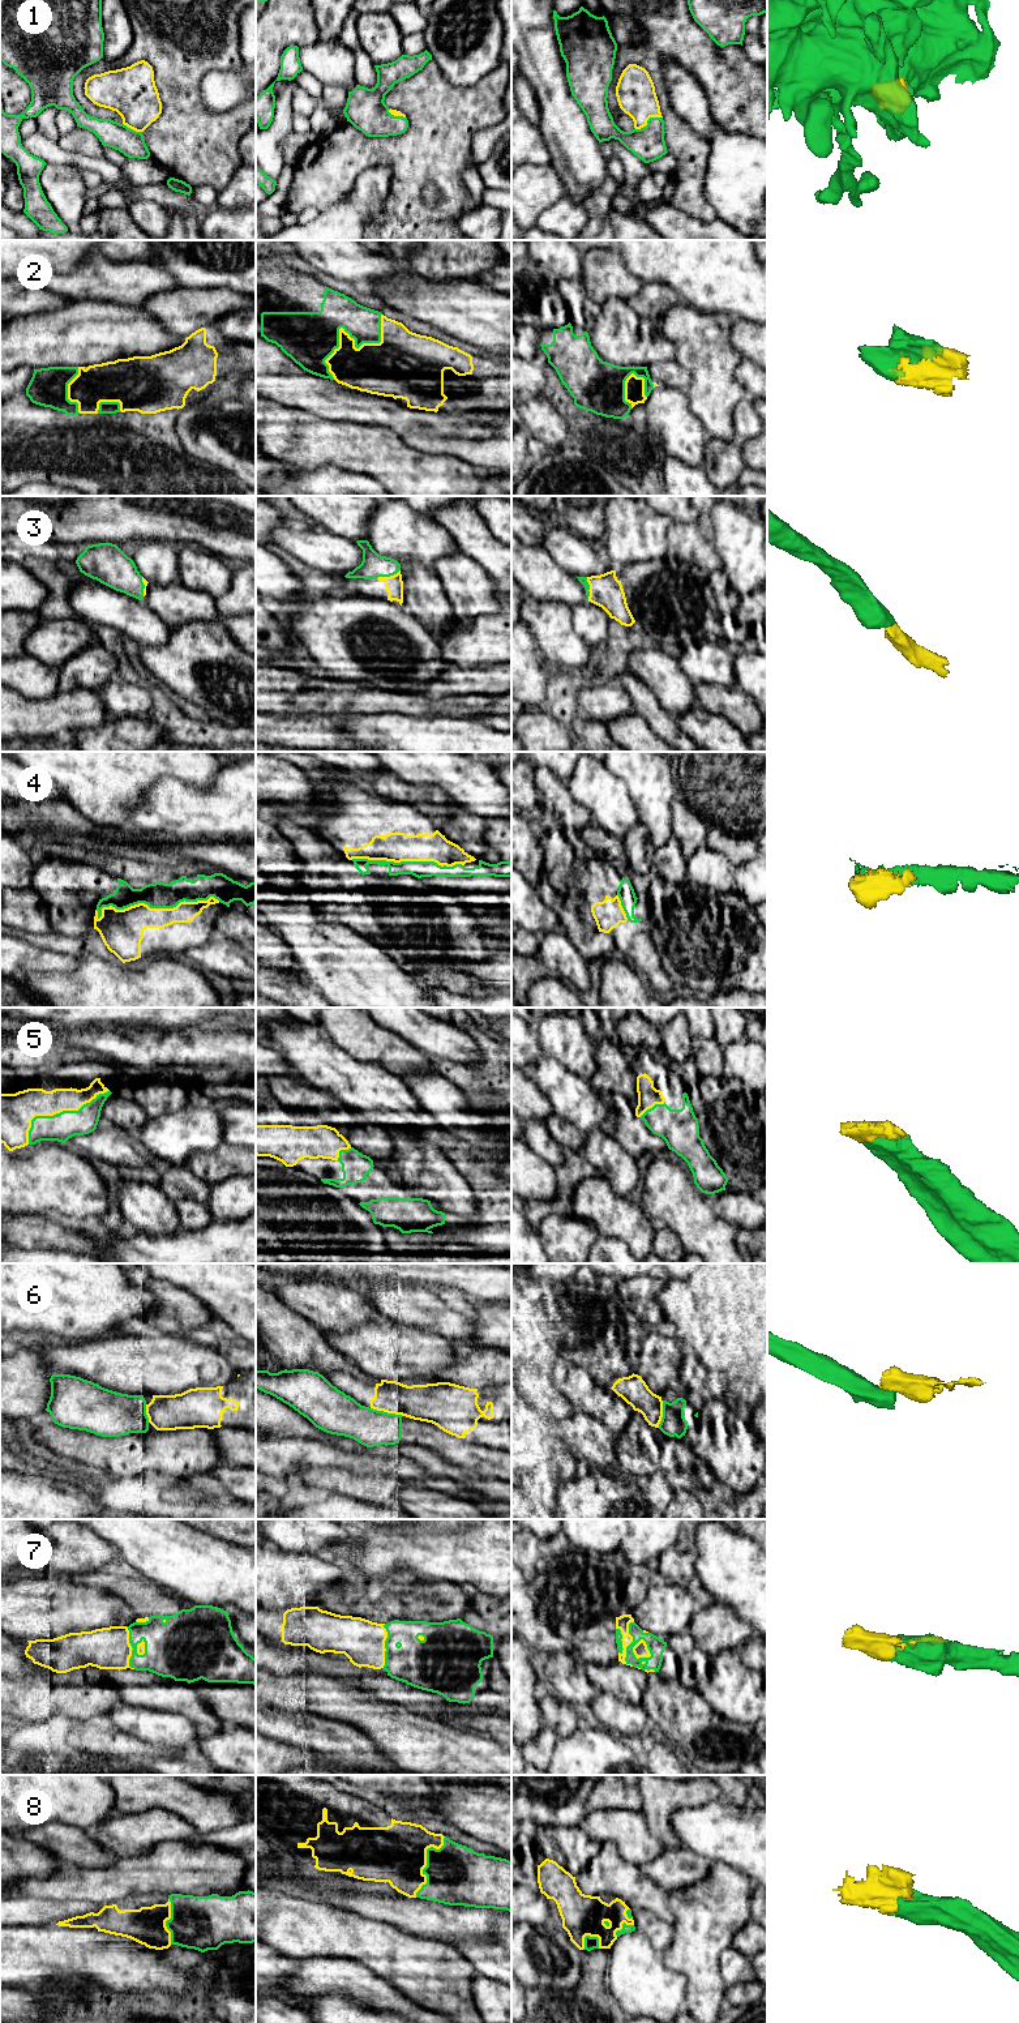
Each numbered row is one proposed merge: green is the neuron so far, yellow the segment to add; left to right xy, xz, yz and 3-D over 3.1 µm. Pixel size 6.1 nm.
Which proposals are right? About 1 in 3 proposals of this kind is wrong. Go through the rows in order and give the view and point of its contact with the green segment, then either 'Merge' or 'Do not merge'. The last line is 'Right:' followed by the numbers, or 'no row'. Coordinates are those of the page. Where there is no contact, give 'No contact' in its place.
1: Touches green at yz (647, 122). Merge
2: Touches green at xz (351, 337). Merge
3: Touches green at xz (388, 576). Merge
4: Touches green at xy (153, 907). Do not merge
5: Touches green at xy (58, 1113). Merge
6: Touches green at xz (386, 1412). Do not merge
7: Touches green at yz (629, 1645). Merge
8: Touches green at xz (427, 1861). Merge
Right: 1, 2, 3, 5, 7, 8

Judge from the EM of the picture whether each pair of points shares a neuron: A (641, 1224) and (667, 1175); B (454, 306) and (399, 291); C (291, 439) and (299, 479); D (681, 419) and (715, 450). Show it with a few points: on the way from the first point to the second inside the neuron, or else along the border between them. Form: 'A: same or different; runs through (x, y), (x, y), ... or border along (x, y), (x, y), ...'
A: different; border along (639, 1204), (649, 1218)
B: same; runs through (441, 304), (412, 295)
C: different; border along (286, 463), (300, 469), (326, 466)
D: different; border along (709, 437), (705, 460), (701, 465)

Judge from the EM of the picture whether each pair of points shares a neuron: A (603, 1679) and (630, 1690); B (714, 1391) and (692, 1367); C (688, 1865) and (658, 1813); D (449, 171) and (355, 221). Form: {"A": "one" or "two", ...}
{"A": "one", "B": "one", "C": "two", "D": "two"}

